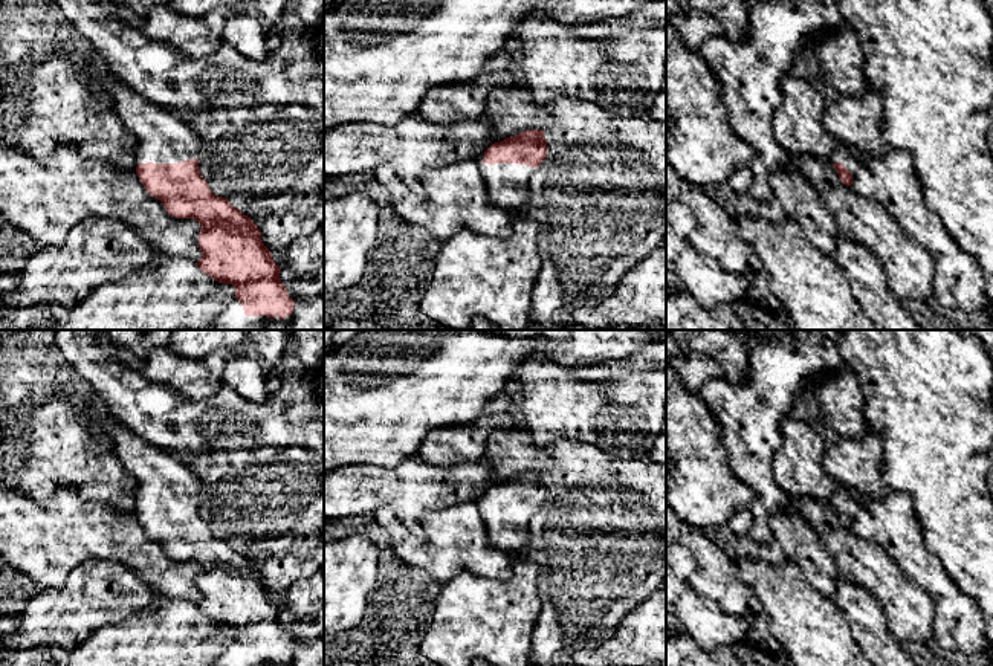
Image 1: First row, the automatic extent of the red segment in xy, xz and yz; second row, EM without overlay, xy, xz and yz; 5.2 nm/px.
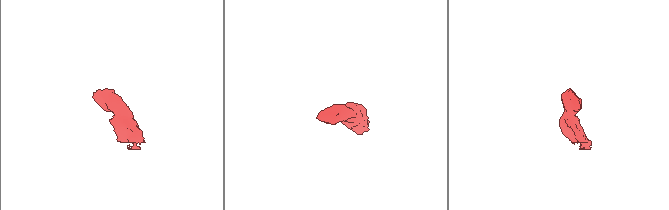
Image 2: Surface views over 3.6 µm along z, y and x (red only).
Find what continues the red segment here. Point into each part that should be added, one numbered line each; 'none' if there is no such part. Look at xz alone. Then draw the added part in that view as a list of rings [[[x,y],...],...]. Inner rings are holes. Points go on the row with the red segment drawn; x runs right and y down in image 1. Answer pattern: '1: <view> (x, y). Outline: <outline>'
1: xz (507, 184). Outline: [[[484,154],[475,162],[487,185],[487,196],[493,205],[522,209],[529,202],[529,182],[536,168],[519,163],[483,163]]]

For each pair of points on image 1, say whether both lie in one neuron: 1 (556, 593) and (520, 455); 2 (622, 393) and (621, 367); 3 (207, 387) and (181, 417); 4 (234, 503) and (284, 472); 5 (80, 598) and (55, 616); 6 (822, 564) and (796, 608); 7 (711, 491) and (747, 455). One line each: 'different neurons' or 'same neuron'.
1: same neuron
2: different neurons
3: different neurons
4: same neuron
5: same neuron
6: different neurons
7: different neurons

